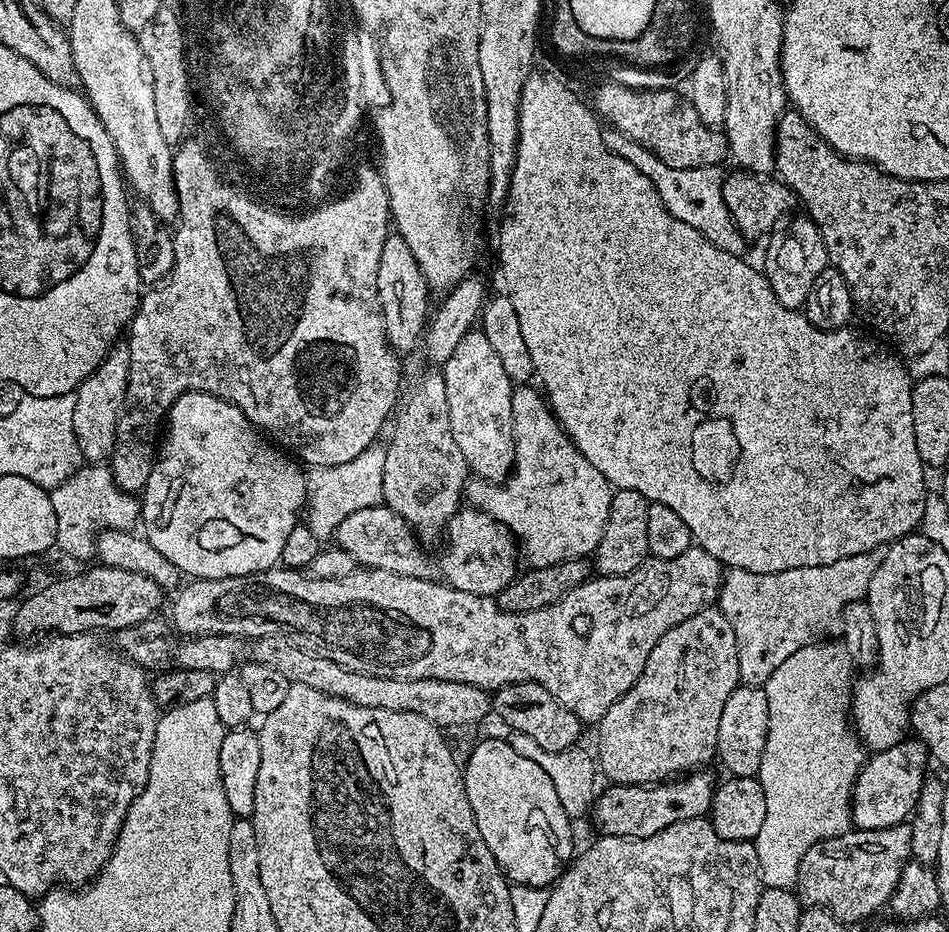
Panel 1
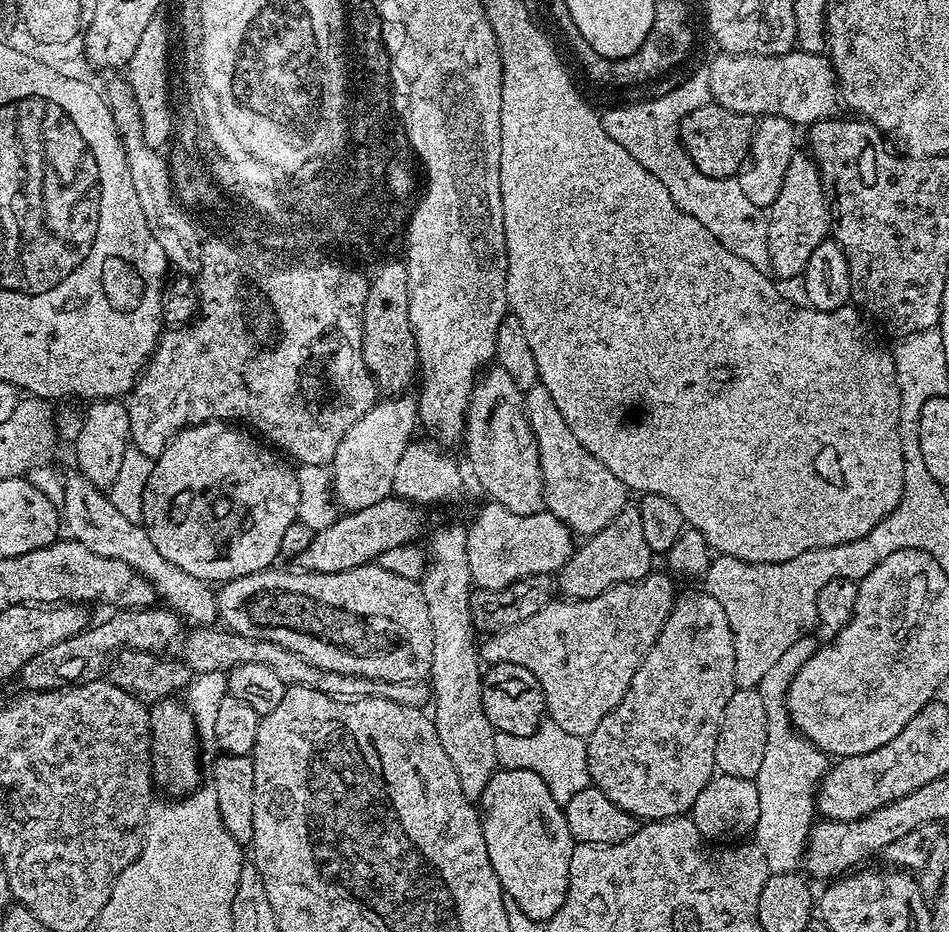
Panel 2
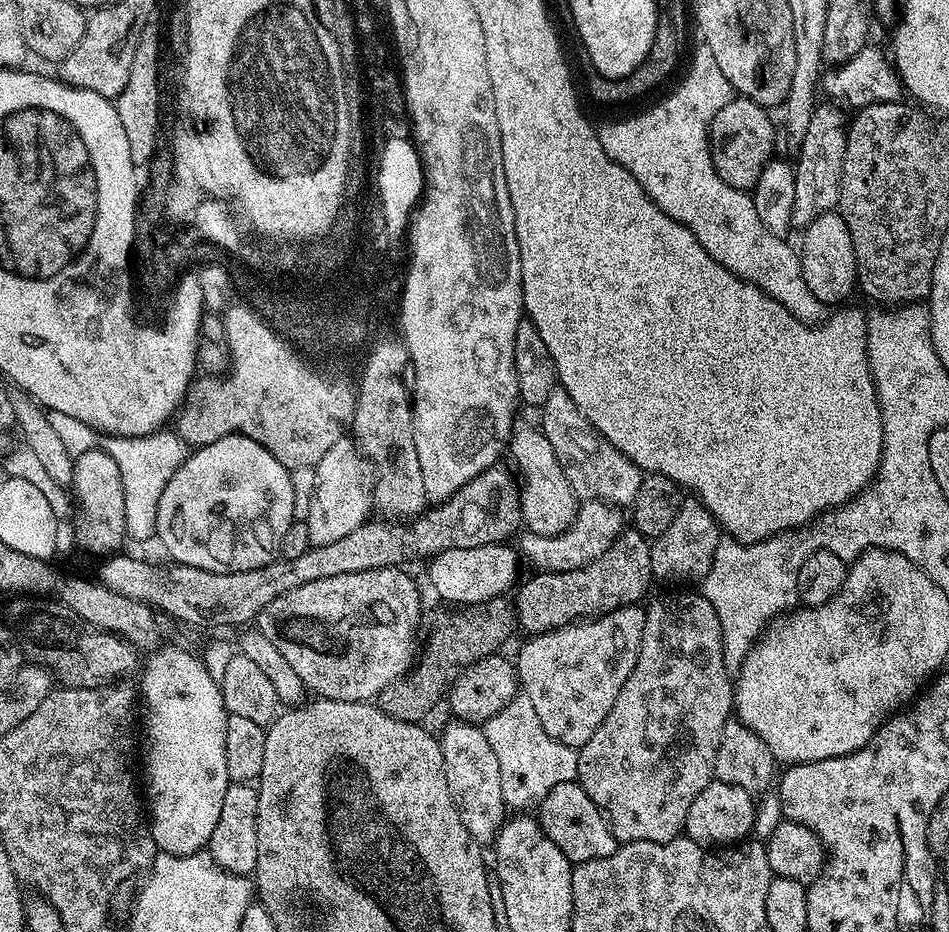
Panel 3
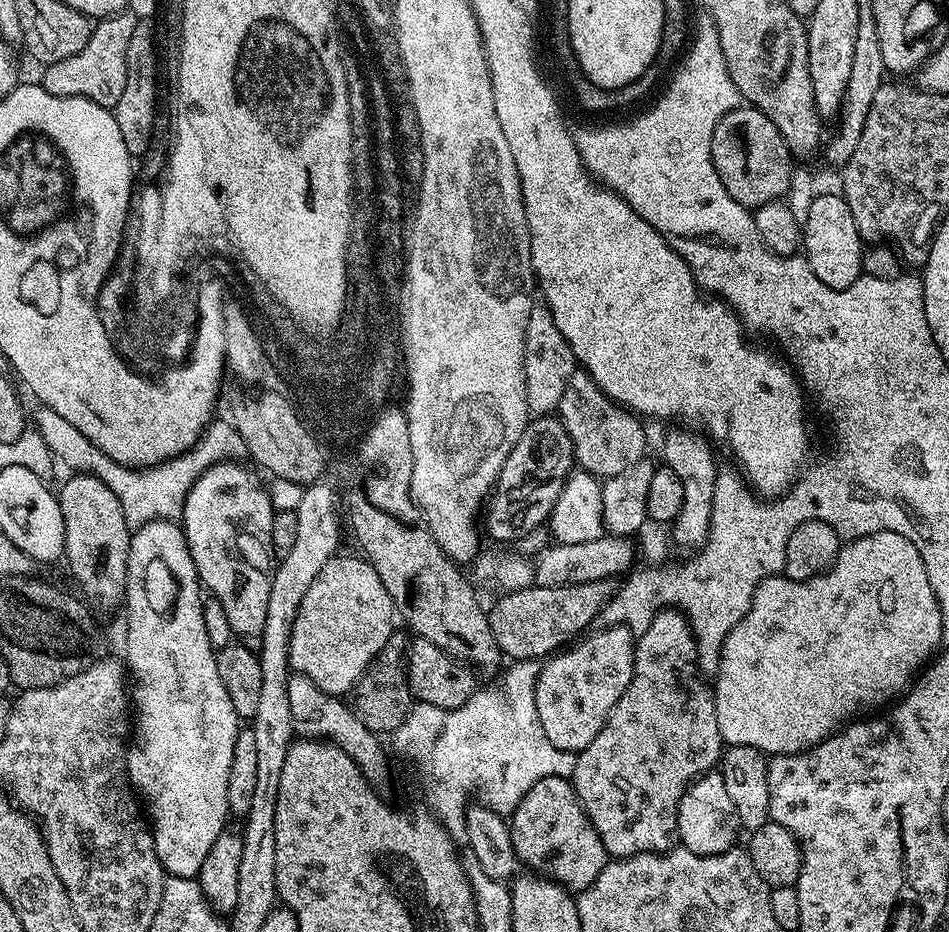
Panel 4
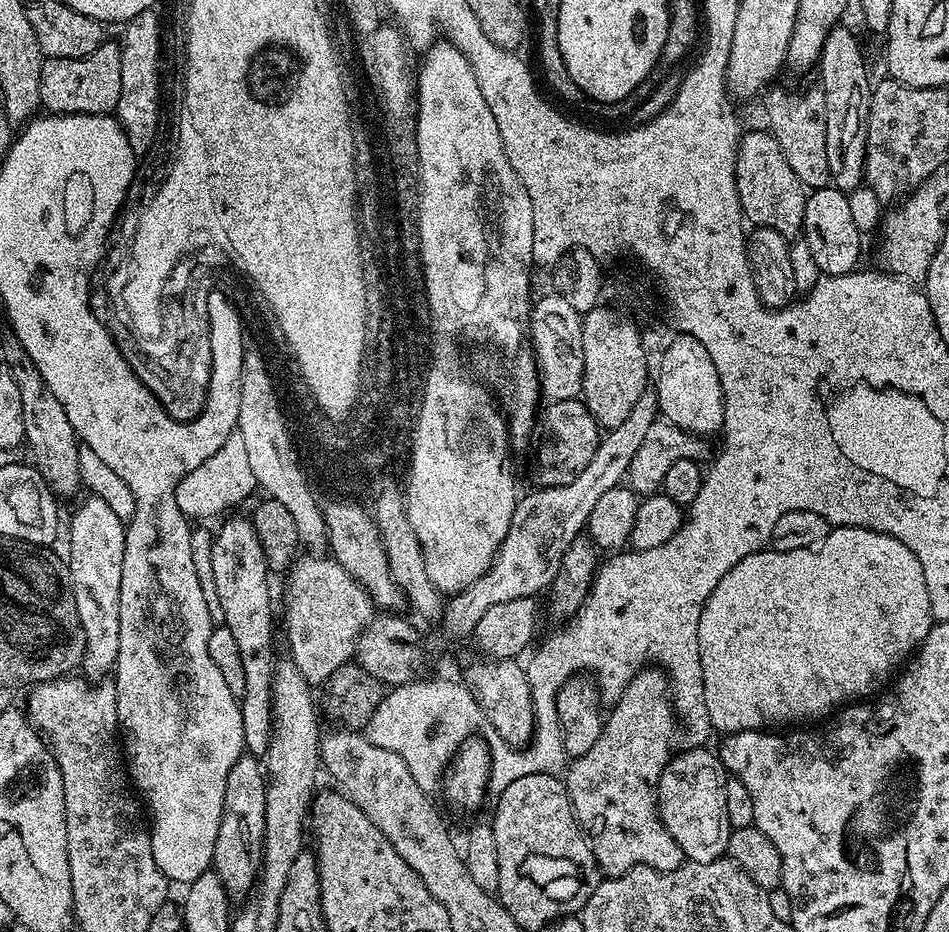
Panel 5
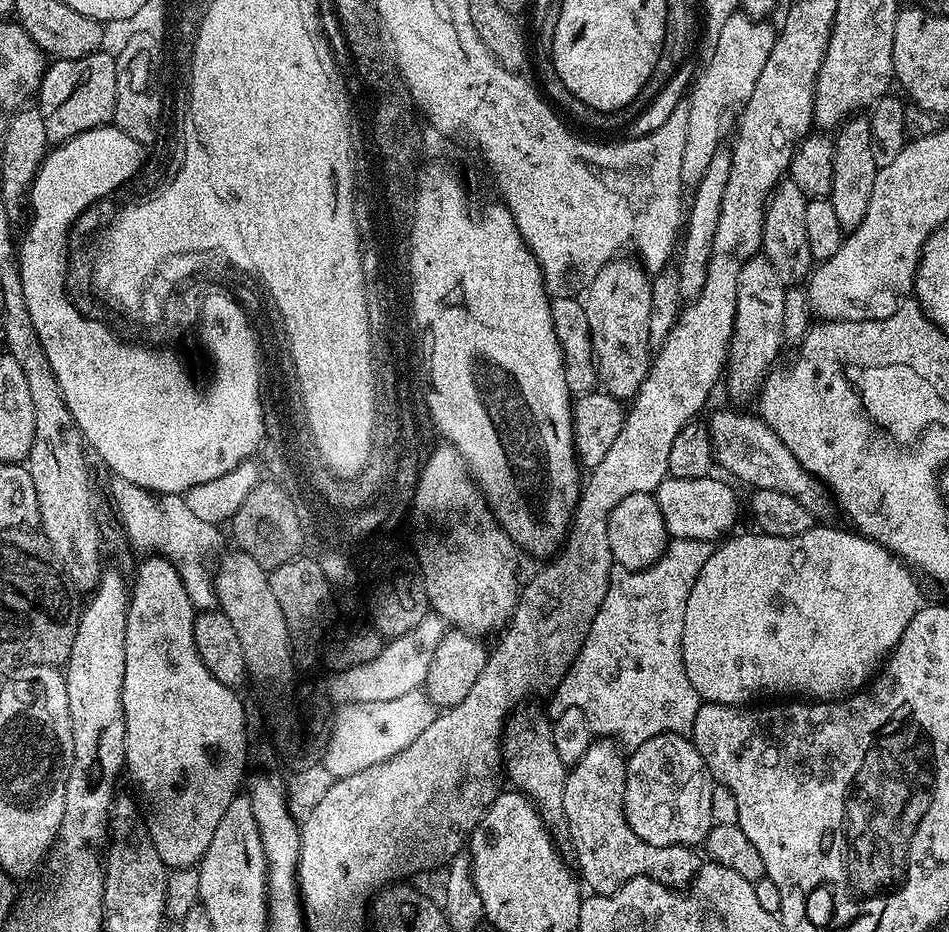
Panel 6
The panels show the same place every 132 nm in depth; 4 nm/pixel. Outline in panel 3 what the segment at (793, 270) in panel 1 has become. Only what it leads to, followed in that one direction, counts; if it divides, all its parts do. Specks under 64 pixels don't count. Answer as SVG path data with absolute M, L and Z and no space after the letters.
M821 103L810 118L810 127L798 146L800 152L794 159L796 177L794 178L794 210L792 222L797 229L808 227L814 218L833 211L840 203L840 183L842 182L842 166L846 158L846 142L848 129L846 116L839 107L831 103Z

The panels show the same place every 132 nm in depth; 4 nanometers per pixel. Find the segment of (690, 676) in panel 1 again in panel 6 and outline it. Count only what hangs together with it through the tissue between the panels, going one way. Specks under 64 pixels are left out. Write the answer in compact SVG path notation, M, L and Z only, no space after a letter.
M600 738L589 746L577 764L568 769L562 806L564 818L568 821L567 839L572 839L576 847L575 867L579 879L587 887L589 884L592 887L589 889L597 896L617 892L627 880L639 876L648 876L668 888L687 889L700 873L701 853L687 844L650 846L650 842L642 842L642 838L634 834L624 809L628 765L625 757L620 757L620 752L619 743Z

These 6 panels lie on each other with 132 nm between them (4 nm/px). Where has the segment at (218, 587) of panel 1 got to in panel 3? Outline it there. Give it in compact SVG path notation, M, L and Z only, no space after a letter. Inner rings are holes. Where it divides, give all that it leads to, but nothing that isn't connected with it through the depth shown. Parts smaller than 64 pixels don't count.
M403 567L379 568L378 570L362 570L354 574L338 574L338 578L318 578L314 582L306 582L306 586L298 586L298 590L290 590L290 594L282 594L282 598L274 598L270 606L266 606L256 617L254 624L259 628L274 646L278 646L278 651L282 653L282 658L290 662L294 669L294 674L302 678L305 689L309 693L326 700L341 700L342 702L372 702L377 699L380 692L395 684L401 677L407 675L414 663L414 650L412 652L412 635L418 632L418 625L422 619L420 612L420 592L416 589L416 584L404 573ZM640 606L618 608L603 616L583 619L525 639L520 653L514 656L518 684L522 695L530 698L538 714L538 722L542 722L542 730L546 730L550 738L577 750L594 738L594 730L602 726L606 714L610 714L610 706L618 702L618 694L622 694L622 686L626 686L630 670L634 670L642 642L644 614L645 609Z

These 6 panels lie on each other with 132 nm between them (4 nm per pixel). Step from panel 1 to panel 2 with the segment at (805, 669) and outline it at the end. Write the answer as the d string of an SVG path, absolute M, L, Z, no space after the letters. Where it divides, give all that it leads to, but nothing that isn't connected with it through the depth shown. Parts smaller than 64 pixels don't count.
M811 635L804 636L774 666L770 666L766 678L760 683L762 694L762 706L766 706L766 755L762 758L762 766L758 769L755 781L758 786L758 822L754 833L754 843L762 850L762 858L766 858L766 866L769 873L795 872L801 867L804 858L804 848L808 845L808 835L814 821L818 816L818 809L814 799L814 793L821 778L826 775L830 767L829 757L820 748L815 748L808 739L800 735L792 727L792 721L788 719L788 710L784 707L784 699L788 693L790 682L794 674L804 663L816 653L817 641L812 641Z

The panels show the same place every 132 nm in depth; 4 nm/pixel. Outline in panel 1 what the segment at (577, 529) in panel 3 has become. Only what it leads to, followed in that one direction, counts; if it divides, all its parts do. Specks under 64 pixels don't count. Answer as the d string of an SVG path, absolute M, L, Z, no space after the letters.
M461 507L460 511L454 514L454 518L450 518L443 544L440 572L444 576L441 577L450 587L466 594L496 598L518 575L518 544L512 533L494 518L490 518L490 514L479 512L474 507Z

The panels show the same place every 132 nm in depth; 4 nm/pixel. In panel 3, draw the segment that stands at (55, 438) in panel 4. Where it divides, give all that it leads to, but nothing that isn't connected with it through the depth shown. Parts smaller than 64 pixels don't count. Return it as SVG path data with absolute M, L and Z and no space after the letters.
M46 410L46 422L53 427L67 452L73 456L86 453L91 448L100 447L104 453L114 458L122 472L123 498L126 505L125 535L136 542L153 539L156 536L158 500L166 488L166 483L190 455L190 446L170 430L161 430L144 436L99 435L78 418L57 411Z

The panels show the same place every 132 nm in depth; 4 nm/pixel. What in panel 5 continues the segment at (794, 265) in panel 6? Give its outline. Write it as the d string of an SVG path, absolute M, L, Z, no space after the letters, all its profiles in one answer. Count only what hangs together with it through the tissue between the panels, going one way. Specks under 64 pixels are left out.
M745 131L736 146L736 189L740 210L749 225L778 230L789 238L799 237L804 227L806 189L798 182L798 174L790 170L782 150L771 131Z

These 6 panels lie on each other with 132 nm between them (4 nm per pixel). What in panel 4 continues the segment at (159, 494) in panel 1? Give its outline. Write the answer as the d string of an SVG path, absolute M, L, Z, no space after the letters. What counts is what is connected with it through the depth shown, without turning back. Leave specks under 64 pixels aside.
M225 462L215 464L210 470L206 470L206 474L202 474L202 478L198 478L198 482L194 482L194 486L186 494L186 502L184 503L184 511L182 513L182 527L184 537L188 543L190 554L194 558L194 566L196 572L200 576L200 583L205 589L212 591L211 595L220 603L222 610L226 614L226 618L230 622L230 630L233 637L239 643L246 645L247 648L259 649L260 639L262 638L262 630L266 626L266 602L270 602L270 586L272 585L272 573L274 571L274 553L272 550L272 523L276 517L277 510L272 507L269 489L248 468L243 468L240 462Z

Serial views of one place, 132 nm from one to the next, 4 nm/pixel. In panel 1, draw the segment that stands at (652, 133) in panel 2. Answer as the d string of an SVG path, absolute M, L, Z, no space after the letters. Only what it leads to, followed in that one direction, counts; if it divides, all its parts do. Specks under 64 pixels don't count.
M615 130L605 131L604 141L610 151L618 153L634 166L638 166L638 170L642 170L642 174L646 174L646 178L654 182L666 210L674 214L674 218L686 222L686 226L694 226L694 230L698 230L706 239L714 242L714 246L726 250L726 254L738 256L745 251L743 248L746 238L732 221L726 202L722 198L722 186L726 175L723 167L671 168L666 166L666 162L659 160L655 152L646 150L626 134Z

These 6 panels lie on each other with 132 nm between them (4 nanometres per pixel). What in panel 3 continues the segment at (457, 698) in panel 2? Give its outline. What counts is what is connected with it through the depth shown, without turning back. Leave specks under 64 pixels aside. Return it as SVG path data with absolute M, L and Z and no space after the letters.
M452 722L439 737L442 762L446 774L446 786L462 826L482 846L488 846L496 839L506 819L506 805L502 798L502 770L498 770L498 757L486 738L483 727L463 722Z

